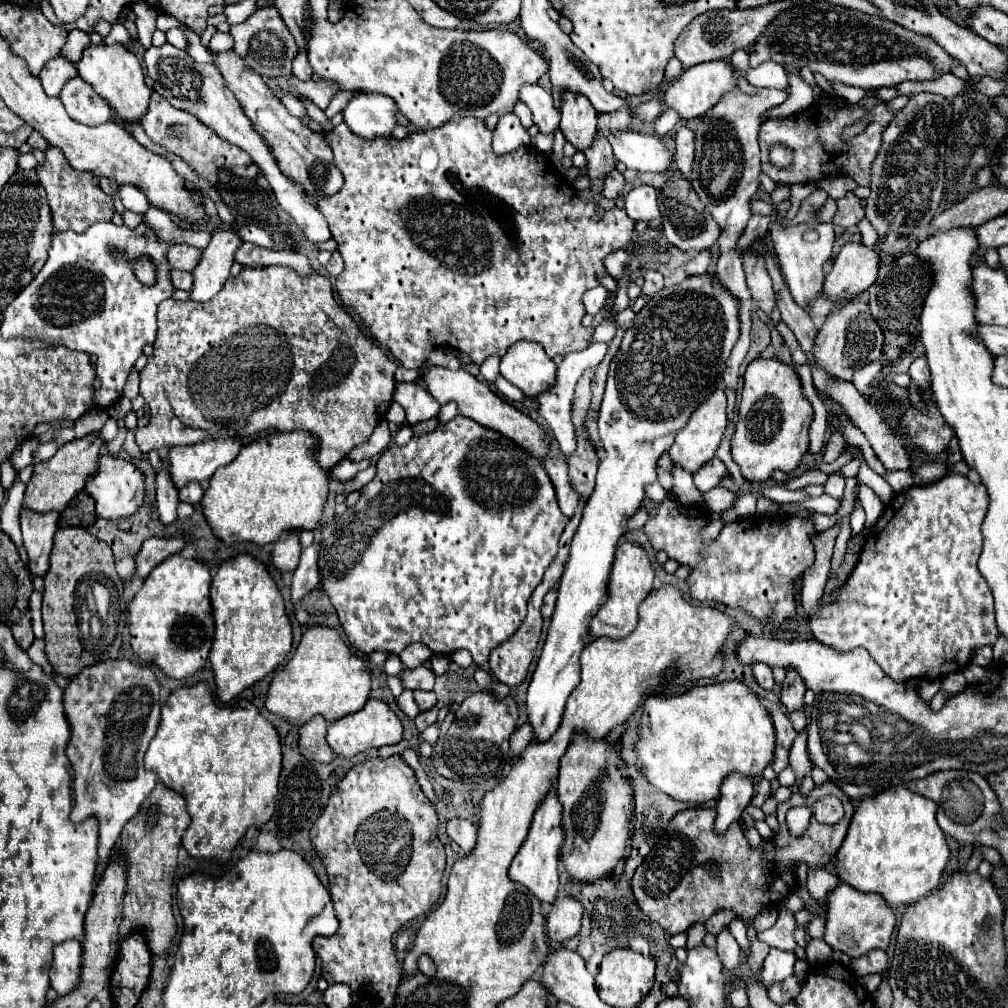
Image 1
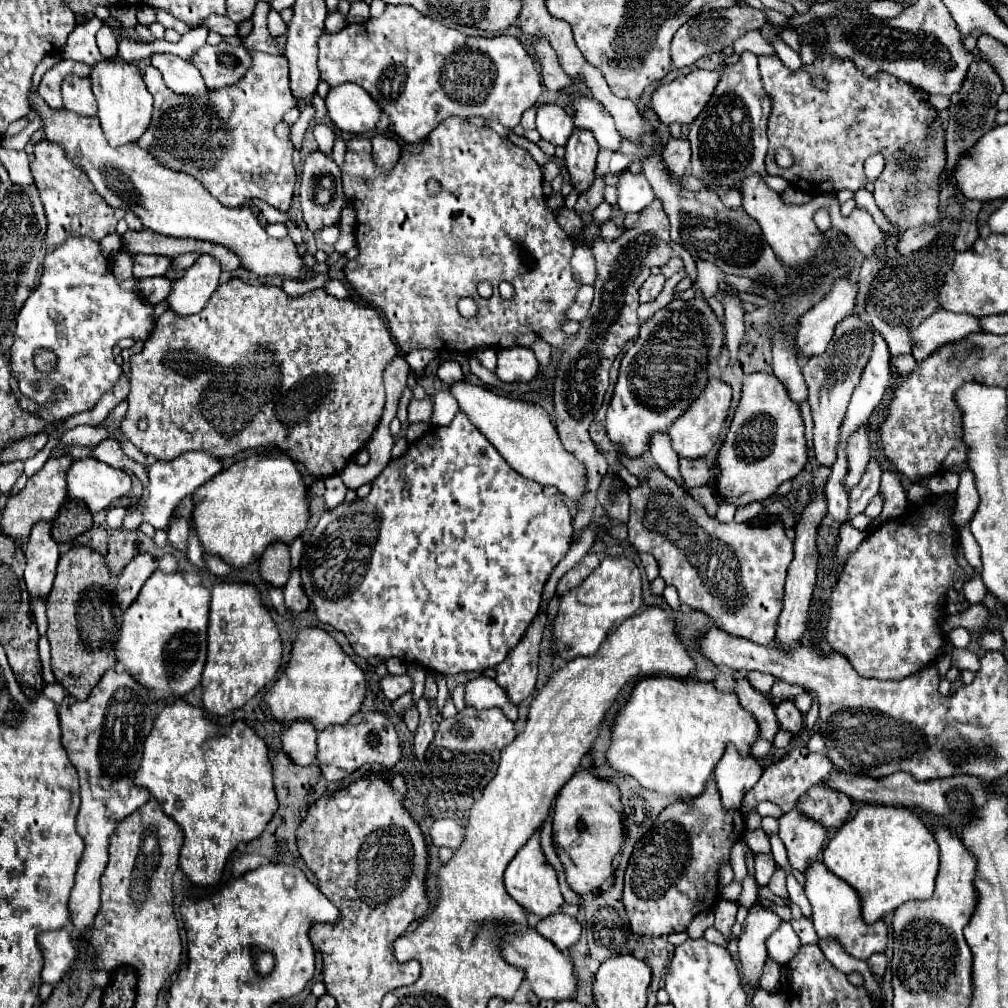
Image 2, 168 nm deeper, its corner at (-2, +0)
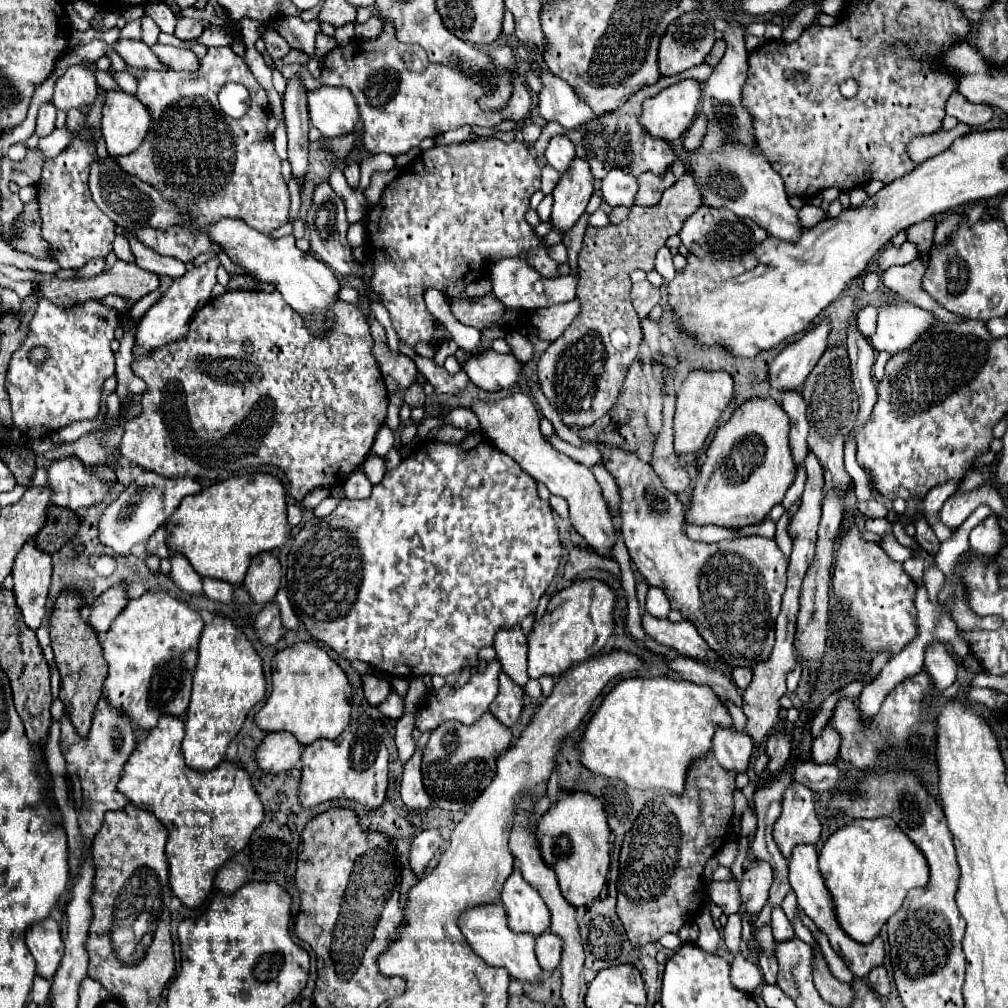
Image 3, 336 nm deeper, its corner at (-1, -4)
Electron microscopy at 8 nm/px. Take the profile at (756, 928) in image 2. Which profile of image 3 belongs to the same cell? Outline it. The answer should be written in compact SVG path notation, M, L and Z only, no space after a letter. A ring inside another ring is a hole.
M768 862L750 864L744 872L744 880L740 884L744 914L750 918L756 918L768 898L768 888L772 884L772 868Z

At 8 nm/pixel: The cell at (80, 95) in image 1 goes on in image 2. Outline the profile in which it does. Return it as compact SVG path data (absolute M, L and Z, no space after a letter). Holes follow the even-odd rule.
M67 76L61 82L61 96L63 106L79 116L95 116L97 114L97 102L91 90L91 80L81 76Z

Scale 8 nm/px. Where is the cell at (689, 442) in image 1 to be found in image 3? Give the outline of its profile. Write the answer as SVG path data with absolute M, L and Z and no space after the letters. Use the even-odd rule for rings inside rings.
M694 370L678 388L676 398L676 414L674 414L674 450L676 454L696 454L706 438L710 436L712 428L716 426L720 414L728 406L732 398L732 376L728 372L706 372Z

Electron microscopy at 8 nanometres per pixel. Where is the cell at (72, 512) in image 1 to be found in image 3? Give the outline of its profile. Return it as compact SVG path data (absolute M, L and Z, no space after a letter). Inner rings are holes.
M50 506L48 508L48 520L44 528L36 534L34 542L38 548L42 548L48 554L54 554L64 544L68 544L78 532L78 516L70 508Z

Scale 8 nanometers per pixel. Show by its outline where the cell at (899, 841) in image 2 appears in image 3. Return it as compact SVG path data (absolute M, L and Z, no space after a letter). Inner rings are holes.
M858 818L852 824L838 828L824 844L820 852L820 872L834 898L834 908L840 926L856 942L872 942L888 918L902 906L908 890L928 884L930 868L922 850L904 834L904 830L892 818Z

